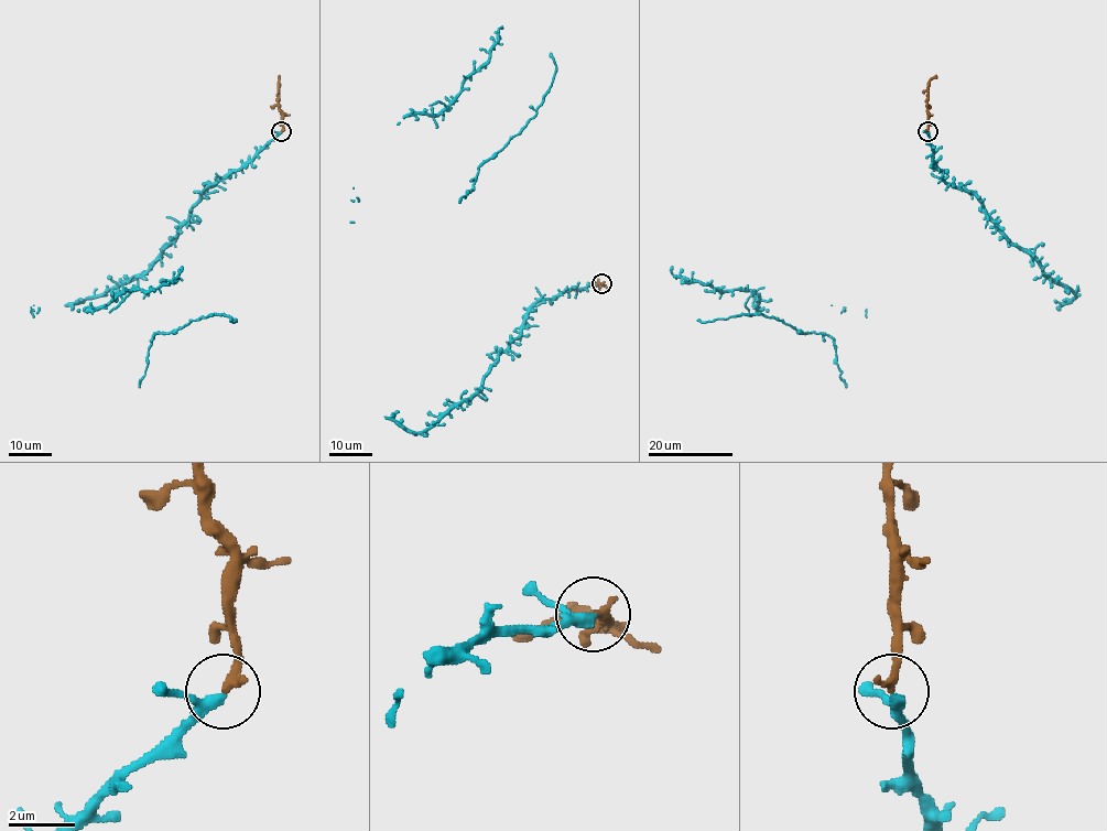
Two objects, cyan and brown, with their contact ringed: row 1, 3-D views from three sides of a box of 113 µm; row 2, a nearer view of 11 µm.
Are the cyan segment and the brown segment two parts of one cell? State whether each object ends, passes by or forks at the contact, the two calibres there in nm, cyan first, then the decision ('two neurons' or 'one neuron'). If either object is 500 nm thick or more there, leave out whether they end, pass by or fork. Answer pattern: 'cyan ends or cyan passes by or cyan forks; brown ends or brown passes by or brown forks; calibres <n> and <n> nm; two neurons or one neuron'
cyan passes by; brown ends; calibres 280 and 280 nm; one neuron

